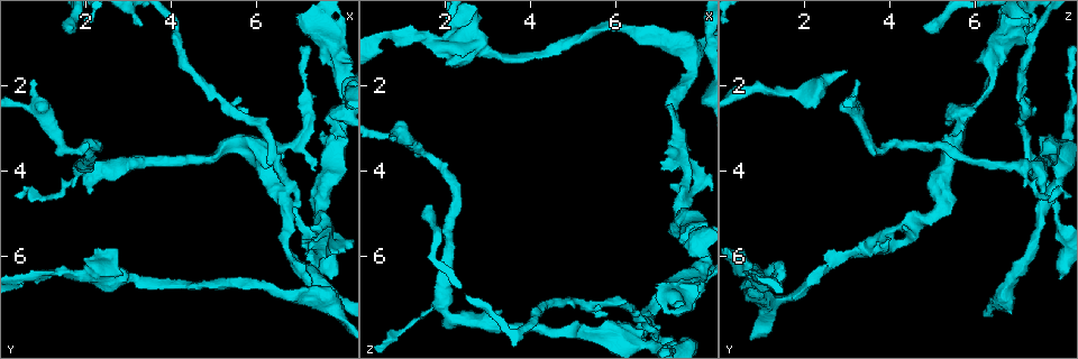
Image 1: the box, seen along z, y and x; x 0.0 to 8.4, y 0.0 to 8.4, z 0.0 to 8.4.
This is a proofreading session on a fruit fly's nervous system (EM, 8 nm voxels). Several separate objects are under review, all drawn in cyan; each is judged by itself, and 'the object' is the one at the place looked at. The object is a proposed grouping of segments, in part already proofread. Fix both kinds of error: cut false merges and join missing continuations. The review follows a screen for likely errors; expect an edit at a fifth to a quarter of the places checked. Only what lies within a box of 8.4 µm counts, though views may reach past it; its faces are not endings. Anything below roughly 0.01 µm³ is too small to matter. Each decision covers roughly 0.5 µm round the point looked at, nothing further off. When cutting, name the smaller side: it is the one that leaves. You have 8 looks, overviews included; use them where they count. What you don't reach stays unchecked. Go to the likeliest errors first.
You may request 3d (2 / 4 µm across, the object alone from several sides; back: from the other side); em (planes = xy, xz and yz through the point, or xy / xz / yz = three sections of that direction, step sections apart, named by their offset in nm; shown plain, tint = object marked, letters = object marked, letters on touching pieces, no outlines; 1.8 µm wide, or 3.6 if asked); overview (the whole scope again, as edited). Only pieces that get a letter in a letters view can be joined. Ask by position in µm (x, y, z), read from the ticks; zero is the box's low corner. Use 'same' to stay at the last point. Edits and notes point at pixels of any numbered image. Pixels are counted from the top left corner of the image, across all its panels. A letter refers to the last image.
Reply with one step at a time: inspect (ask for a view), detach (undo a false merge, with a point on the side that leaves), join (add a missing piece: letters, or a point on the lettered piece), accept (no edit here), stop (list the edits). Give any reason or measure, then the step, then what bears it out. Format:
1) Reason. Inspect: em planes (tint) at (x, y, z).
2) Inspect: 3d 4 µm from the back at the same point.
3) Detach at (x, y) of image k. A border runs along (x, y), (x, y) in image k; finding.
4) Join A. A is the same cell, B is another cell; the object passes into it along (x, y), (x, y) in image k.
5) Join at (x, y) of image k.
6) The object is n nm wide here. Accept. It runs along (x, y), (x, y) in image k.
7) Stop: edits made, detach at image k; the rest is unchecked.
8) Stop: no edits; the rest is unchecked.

Three-way junction. Inspect: 3d 4 µm at (6.65, 4.75, 7.65).

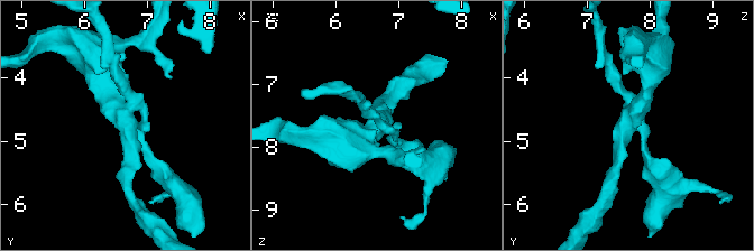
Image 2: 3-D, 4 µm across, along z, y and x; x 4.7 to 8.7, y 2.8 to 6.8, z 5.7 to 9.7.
3 arms meet here; shape alone is not enough. Inspect: em 3.6 µm planes (tint) at (6.65, 4.75, 7.65).

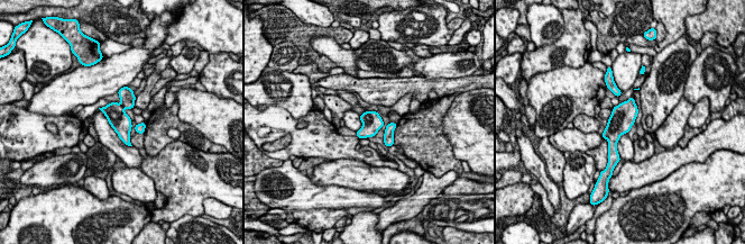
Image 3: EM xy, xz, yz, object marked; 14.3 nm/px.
What lies round it. Inspect: em 3.6 µm planes (letters) at the same point.

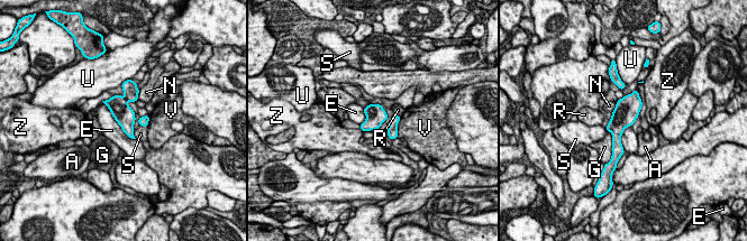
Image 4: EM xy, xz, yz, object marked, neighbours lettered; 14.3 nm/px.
Detach at (129, 87) of image 4. A, E, G, N, R, S, U, V and Z are other cells; a border runs along (125, 96), (127, 101) in image 4; two cells meet here.

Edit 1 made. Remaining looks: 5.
Redraw. Inspect: overview.

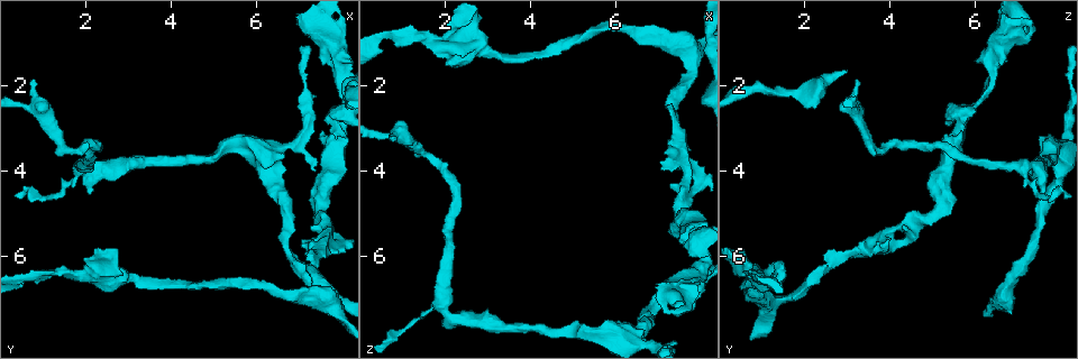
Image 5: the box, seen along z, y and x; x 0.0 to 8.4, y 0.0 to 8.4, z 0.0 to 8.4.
Thick turns thin. Inspect: 3d 2 µm from the back at (2.60, 6.40, 0.90).

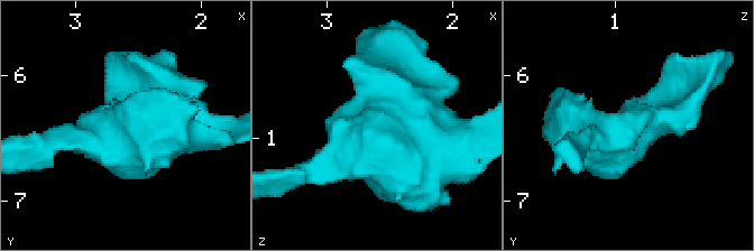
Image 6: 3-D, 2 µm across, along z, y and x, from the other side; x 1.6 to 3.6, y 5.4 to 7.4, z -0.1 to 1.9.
Now the EM. Inspect: em xy step 16 (letters) at (2.56, 6.46, 0.90).

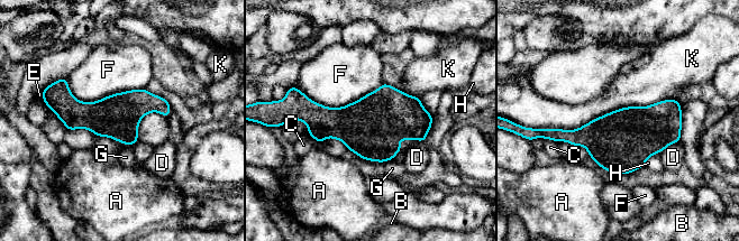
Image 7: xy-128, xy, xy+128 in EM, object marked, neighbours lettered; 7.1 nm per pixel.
The object is 320 nm wide here. Accept. A, B, C, D, E, F, G, H and K are other cells; a border runs along (675, 98), (547, 128) in image 7; continuous, no second cell.

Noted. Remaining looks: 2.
An open end. Inspect: 3d 4 µm at (0.75, 1.90, 3.25).

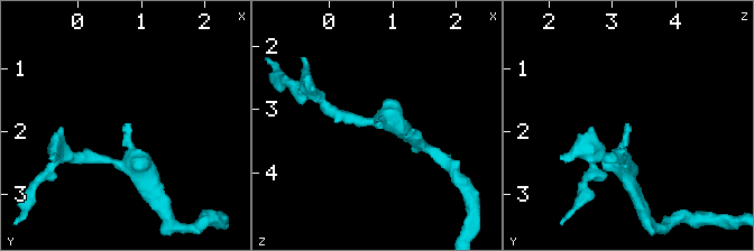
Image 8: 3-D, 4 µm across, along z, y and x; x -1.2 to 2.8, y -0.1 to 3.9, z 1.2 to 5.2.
Shape alone is not enough. Inspect: em planes (letters) at (0.80, 1.90, 3.25).

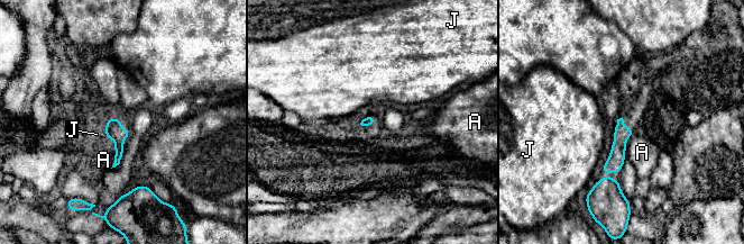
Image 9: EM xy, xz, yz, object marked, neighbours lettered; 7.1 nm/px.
Accept. A and J are other cells; a border runs along (112, 144), (115, 161), (110, 168) in image 9; none of them fits.

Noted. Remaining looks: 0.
Stop: edits made, detach at image 4; the rest is unchecked.

